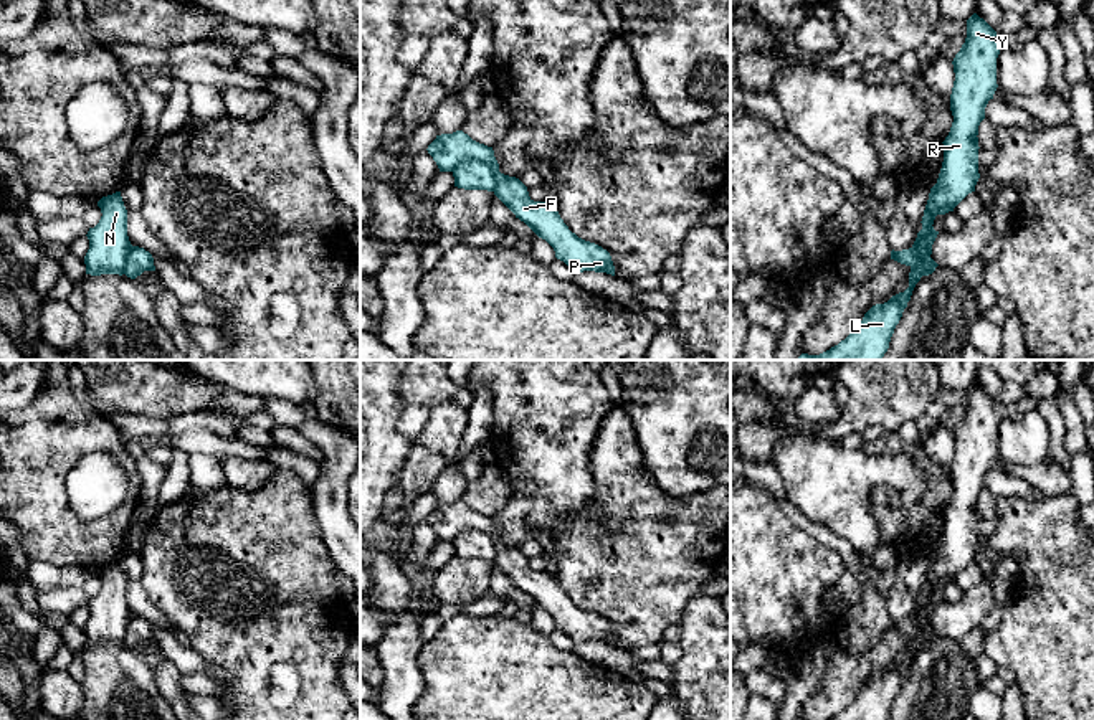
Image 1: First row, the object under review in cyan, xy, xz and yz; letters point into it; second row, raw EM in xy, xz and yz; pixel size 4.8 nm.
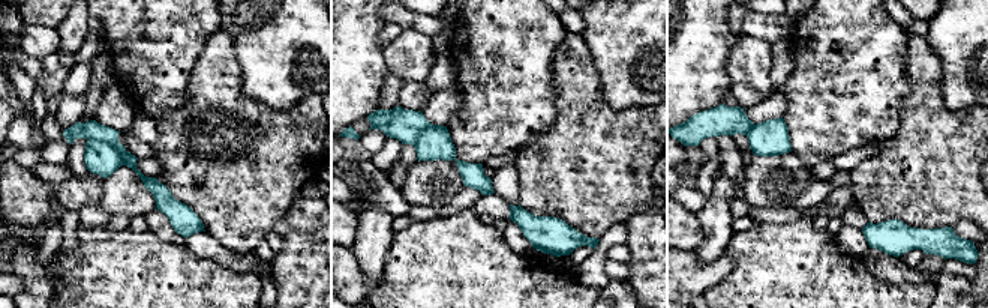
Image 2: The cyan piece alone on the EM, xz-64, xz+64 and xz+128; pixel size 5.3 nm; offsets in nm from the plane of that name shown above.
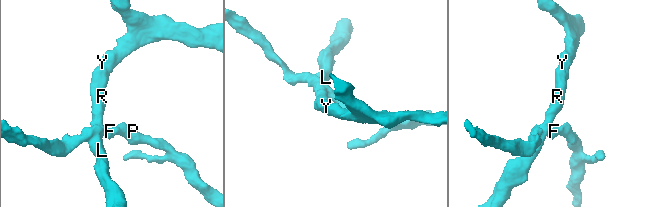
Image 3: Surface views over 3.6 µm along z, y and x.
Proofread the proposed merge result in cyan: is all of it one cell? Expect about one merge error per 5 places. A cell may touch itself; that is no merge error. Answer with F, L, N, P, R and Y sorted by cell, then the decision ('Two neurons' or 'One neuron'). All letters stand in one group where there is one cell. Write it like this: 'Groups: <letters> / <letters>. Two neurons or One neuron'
Groups: F P / L N R Y. Two neurons

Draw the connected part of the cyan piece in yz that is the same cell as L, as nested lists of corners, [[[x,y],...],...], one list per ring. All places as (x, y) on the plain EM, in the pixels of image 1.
[[[914,632],[909,642],[909,657],[892,666],[887,672],[873,675],[858,697],[830,720],[887,720],[894,699],[920,647],[922,642]]]

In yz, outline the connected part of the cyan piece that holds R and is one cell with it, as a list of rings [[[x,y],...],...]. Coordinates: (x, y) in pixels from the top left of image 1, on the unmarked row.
[[[977,383],[967,390],[967,408],[952,434],[955,451],[950,464],[954,492],[944,514],[944,532],[937,553],[930,558],[922,586],[922,599],[912,614],[916,632],[932,624],[939,604],[934,599],[937,585],[954,578],[972,561],[978,543],[978,495],[985,489],[985,477],[998,457],[995,411],[996,401]]]

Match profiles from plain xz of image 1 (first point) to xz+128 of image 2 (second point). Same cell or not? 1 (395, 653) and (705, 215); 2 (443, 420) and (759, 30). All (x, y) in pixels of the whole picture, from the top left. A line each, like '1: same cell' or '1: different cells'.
1: same cell
2: different cells

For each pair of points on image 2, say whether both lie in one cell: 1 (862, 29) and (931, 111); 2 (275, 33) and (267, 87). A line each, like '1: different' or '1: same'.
1: different
2: same

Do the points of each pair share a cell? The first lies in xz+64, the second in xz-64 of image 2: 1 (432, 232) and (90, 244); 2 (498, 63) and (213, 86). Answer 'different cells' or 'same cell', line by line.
1: same cell
2: different cells

